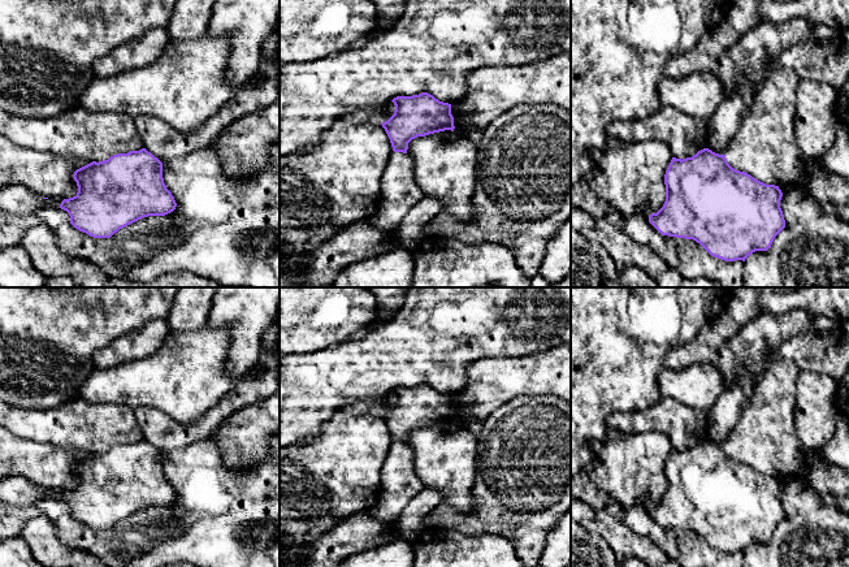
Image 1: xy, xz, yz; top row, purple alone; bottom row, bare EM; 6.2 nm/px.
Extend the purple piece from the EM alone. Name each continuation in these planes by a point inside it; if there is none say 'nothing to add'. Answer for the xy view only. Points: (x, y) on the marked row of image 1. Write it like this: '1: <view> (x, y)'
1: xy (14, 199)

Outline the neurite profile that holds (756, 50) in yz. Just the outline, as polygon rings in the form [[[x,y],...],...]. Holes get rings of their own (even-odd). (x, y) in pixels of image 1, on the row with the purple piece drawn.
[[[802,17],[784,22],[770,20],[761,21],[757,26],[745,31],[718,60],[715,74],[722,81],[724,100],[737,92],[737,83],[741,78],[749,79],[757,88],[768,78],[768,66],[780,65],[780,56],[792,46],[815,42],[814,26]]]

